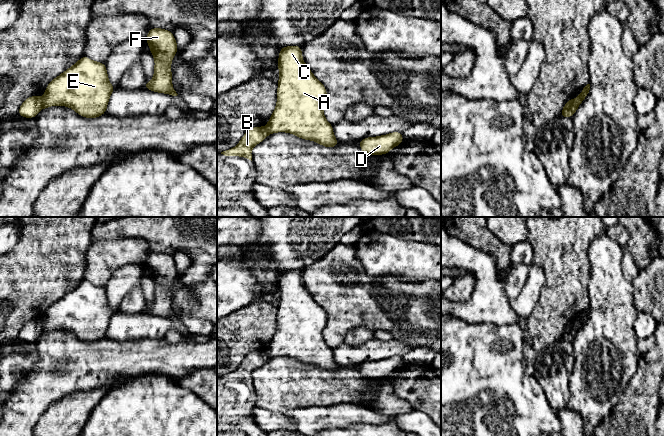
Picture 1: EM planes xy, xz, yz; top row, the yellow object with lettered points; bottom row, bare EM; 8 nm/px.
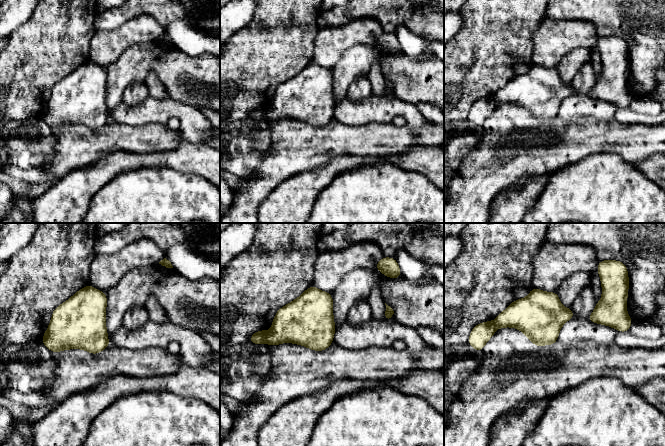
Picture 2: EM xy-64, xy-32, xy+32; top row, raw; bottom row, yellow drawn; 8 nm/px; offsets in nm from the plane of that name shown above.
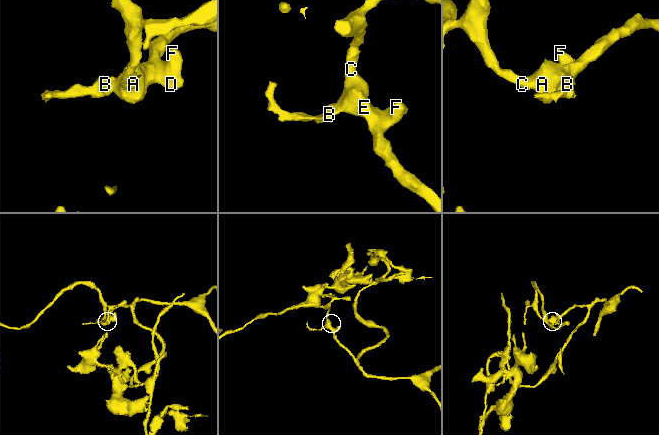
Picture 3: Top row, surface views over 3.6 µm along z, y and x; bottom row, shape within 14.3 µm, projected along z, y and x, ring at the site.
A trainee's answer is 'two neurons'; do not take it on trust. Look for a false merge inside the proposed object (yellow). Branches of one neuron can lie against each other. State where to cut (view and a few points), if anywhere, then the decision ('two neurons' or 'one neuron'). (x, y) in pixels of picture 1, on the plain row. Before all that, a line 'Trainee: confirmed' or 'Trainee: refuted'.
Trainee: confirmed
cut xy (42, 321), (43, 331); two neurons

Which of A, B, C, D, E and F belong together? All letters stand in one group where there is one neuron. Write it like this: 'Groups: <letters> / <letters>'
Groups: A C D E F / B

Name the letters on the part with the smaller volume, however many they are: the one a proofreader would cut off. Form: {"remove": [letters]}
{"remove": ["B"]}

